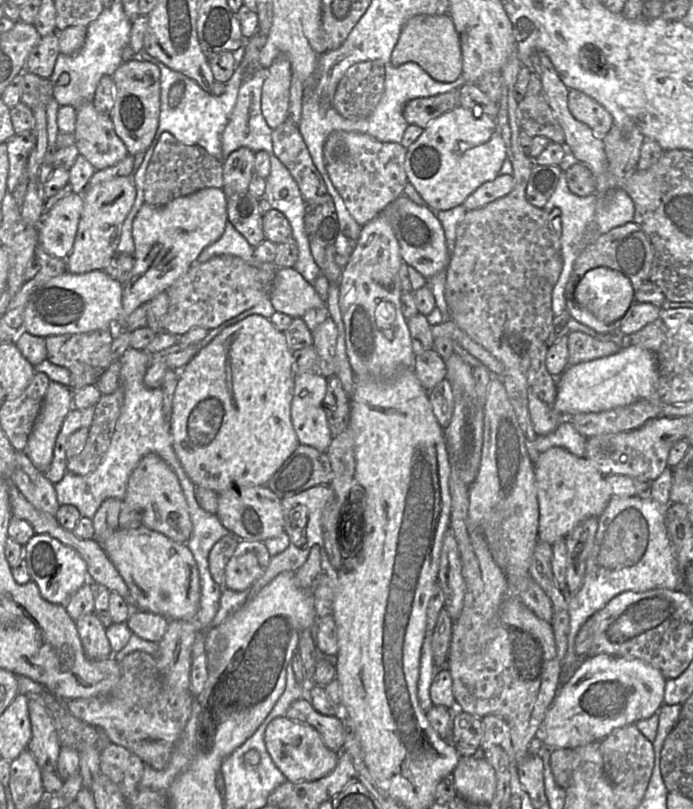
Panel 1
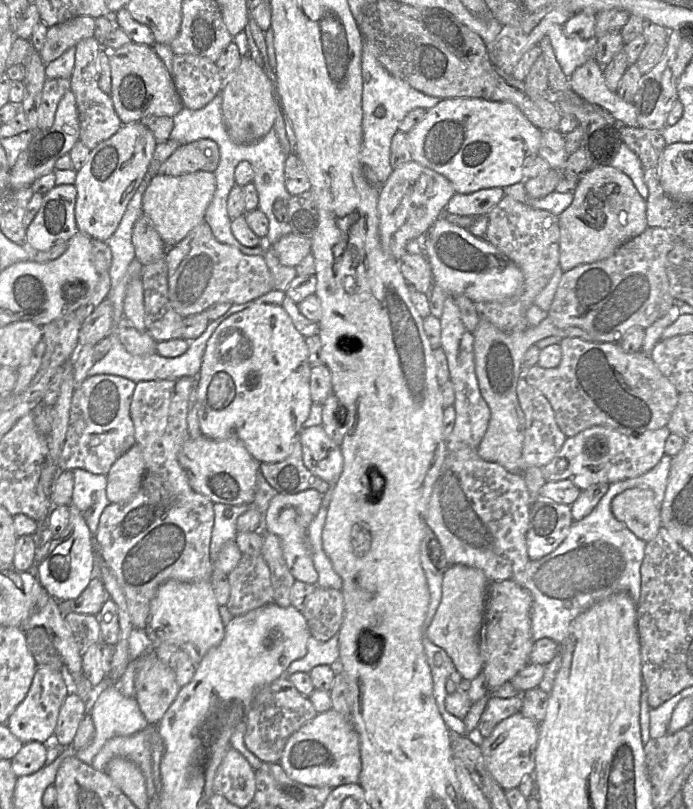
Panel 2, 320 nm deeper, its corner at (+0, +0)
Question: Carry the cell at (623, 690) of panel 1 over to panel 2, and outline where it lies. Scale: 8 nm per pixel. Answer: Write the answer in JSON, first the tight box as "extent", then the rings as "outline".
{"extent":[479,712,540,791],"outline":[[[519,712],[500,722],[494,728],[491,735],[484,738],[482,744],[479,746],[487,771],[505,791],[512,788],[517,788],[524,778],[534,773],[535,753],[539,736],[539,724],[540,723],[537,723],[532,719],[524,717]]]}

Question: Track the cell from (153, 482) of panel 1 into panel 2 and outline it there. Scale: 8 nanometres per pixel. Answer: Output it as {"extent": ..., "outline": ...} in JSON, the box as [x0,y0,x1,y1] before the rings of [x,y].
{"extent":[106,445,145,503],"outline":[[[134,445],[123,454],[107,474],[106,493],[110,503],[125,503],[139,490],[145,474],[141,449]]]}

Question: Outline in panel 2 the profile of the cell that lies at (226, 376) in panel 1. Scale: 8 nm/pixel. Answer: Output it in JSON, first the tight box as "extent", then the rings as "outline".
{"extent":[196,304,313,463],"outline":[[[256,304],[224,320],[207,341],[196,378],[201,435],[222,441],[235,432],[258,463],[285,460],[313,403],[305,339],[282,305]]]}

